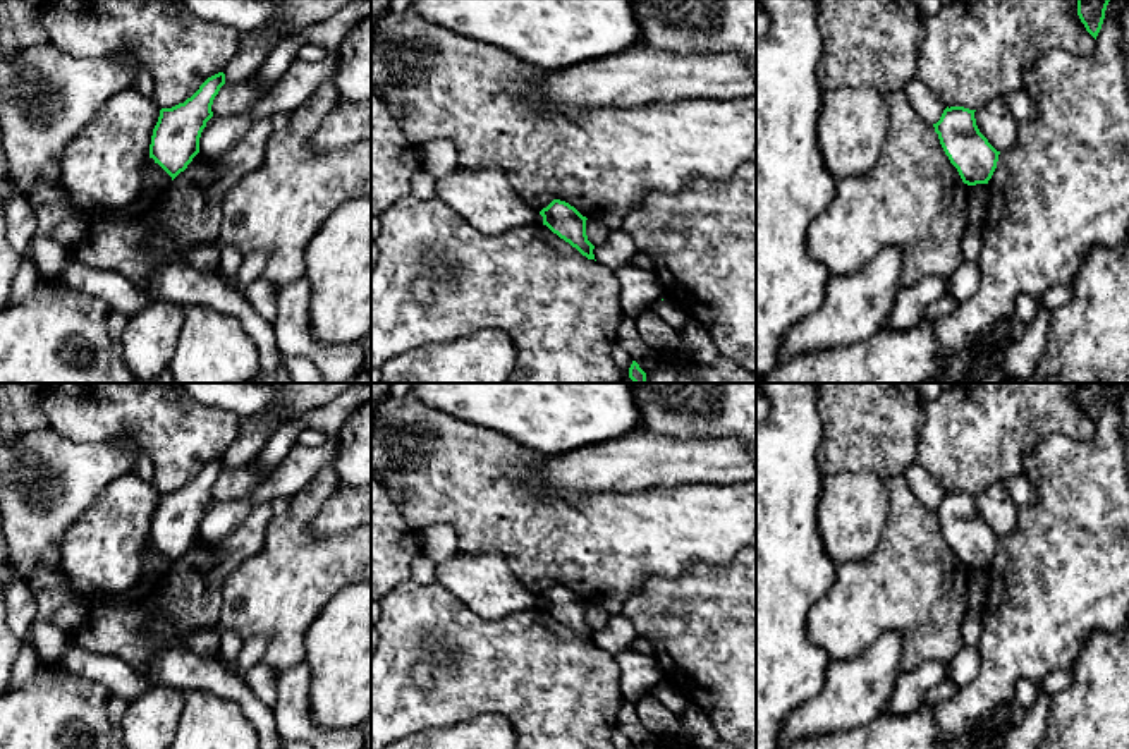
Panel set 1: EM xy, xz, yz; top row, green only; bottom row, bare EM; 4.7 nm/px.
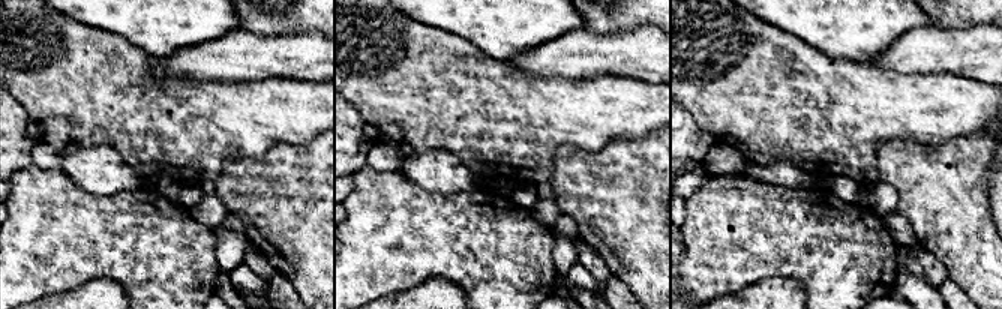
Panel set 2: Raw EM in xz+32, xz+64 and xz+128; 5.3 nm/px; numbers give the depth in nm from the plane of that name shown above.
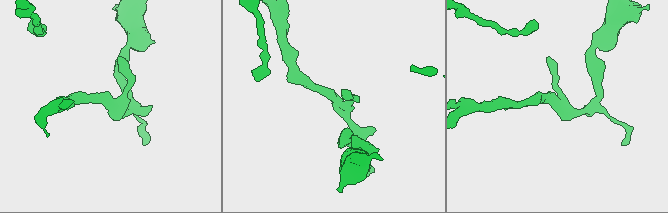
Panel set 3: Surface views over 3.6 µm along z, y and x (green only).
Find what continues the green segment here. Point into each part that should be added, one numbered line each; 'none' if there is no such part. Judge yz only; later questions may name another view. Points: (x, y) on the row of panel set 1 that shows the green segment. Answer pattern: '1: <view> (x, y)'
none

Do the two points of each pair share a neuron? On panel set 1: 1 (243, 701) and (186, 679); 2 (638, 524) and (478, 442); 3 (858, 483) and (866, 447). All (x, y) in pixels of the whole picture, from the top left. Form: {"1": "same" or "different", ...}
{"1": "same", "2": "same", "3": "different"}

